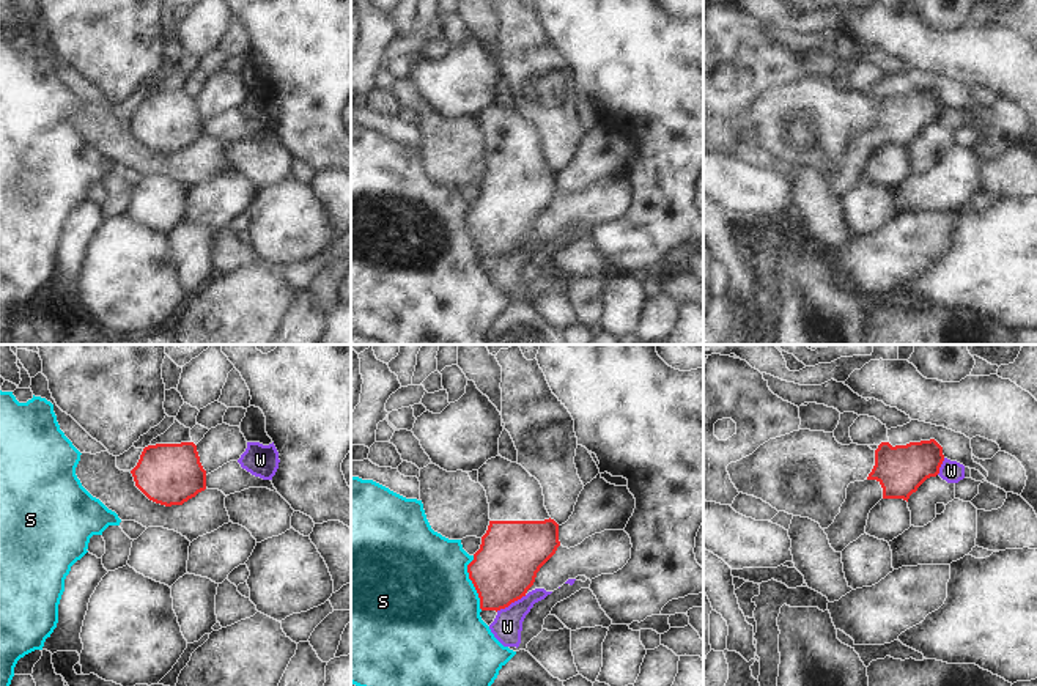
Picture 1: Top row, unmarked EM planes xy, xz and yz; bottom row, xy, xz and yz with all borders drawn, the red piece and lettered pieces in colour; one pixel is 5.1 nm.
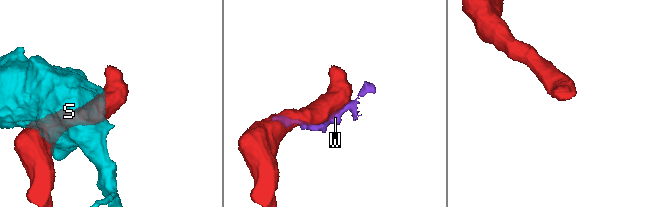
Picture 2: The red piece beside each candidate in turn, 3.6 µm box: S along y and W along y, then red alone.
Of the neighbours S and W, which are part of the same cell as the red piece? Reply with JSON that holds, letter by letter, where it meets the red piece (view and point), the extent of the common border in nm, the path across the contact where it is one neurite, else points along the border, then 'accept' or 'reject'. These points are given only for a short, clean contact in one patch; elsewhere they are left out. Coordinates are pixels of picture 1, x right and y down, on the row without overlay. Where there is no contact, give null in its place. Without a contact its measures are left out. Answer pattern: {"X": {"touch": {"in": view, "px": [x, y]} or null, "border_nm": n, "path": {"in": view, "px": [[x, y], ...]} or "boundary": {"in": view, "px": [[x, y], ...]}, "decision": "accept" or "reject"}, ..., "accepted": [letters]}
{"S": {"touch": {"in": "xz", "px": [472, 230]}, "border_nm": 280, "decision": "reject"}, "W": {"touch": {"in": "xz", "px": [510, 250]}, "border_nm": 180, "decision": "reject"}, "accepted": []}

